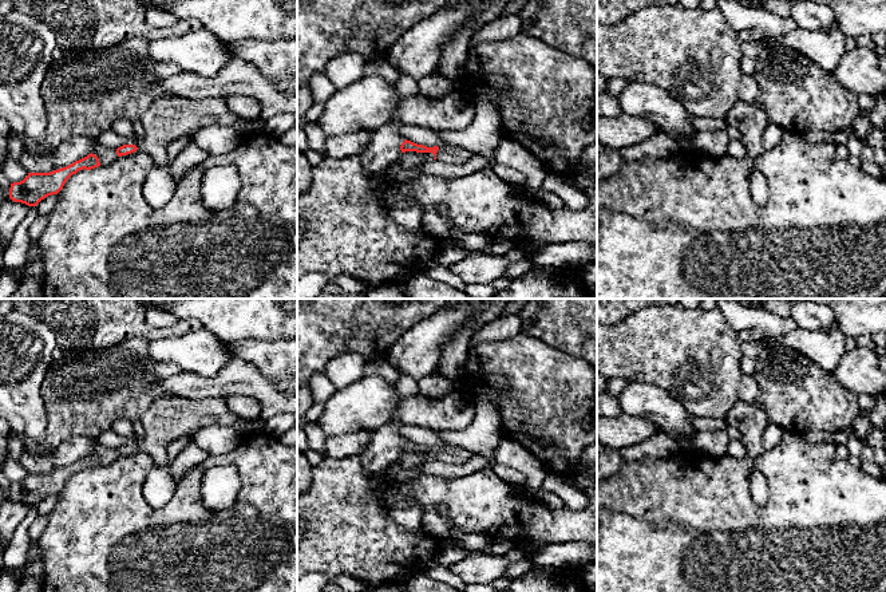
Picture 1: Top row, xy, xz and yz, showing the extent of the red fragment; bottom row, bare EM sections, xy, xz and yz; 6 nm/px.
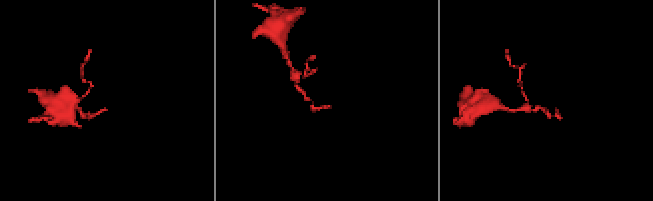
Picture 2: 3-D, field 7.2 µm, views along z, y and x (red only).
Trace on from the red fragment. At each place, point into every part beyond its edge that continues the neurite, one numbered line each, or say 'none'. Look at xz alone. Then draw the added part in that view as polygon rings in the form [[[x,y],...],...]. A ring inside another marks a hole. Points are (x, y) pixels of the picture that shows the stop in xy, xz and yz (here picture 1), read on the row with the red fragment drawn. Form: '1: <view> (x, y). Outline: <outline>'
1: xz (449, 154). Outline: [[[446,143],[442,147],[439,147],[436,153],[436,159],[444,163],[460,165],[471,159],[474,155],[476,154],[470,150]]]

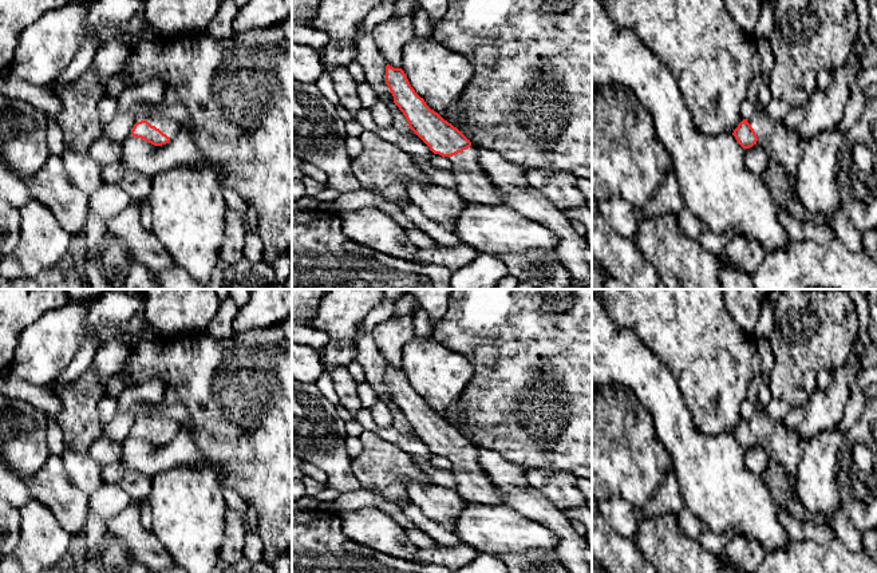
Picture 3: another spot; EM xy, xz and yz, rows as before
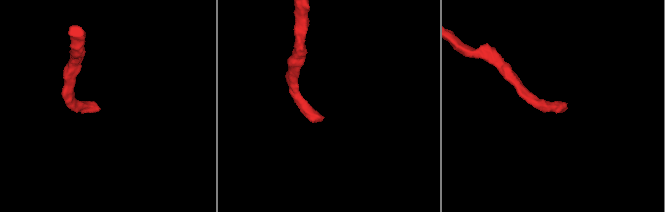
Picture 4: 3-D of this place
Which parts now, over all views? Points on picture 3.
1: xy (169, 126). Outline: [[[159,115],[141,116],[138,118],[137,122],[141,122],[141,120],[147,120],[151,126],[155,126],[157,129],[159,129],[163,134],[166,134],[170,138],[170,141],[181,130],[179,122],[177,119],[167,118],[167,116],[159,116]]]

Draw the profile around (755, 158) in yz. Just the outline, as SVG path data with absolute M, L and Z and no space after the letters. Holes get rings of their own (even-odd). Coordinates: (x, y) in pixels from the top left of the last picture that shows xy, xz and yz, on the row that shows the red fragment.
M754 145L752 147L746 149L744 167L752 174L761 175L769 161L769 155L761 145Z

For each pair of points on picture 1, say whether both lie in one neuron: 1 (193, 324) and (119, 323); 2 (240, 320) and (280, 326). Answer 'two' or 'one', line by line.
1: one
2: one

